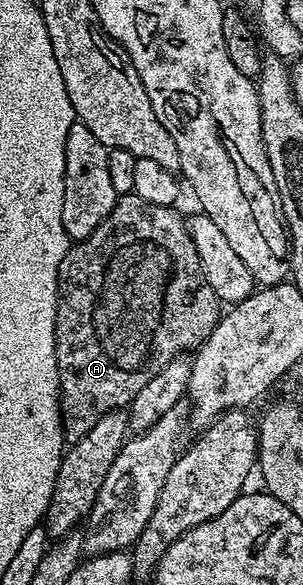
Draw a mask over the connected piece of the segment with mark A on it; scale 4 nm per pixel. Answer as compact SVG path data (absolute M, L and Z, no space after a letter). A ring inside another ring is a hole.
M134 194L121 195L116 201L114 210L110 210L108 217L98 226L98 230L94 230L94 234L90 234L85 240L73 243L68 249L66 258L62 258L62 266L58 270L56 295L56 361L60 371L60 391L63 396L62 423L69 441L81 440L90 430L90 426L98 422L98 418L117 410L127 409L138 394L138 390L142 390L142 386L146 386L146 382L150 382L154 374L161 372L171 360L177 359L181 354L199 349L204 339L216 329L216 323L222 315L222 302L204 277L198 250L188 233L185 217L180 217L176 210L172 206L154 206Z

